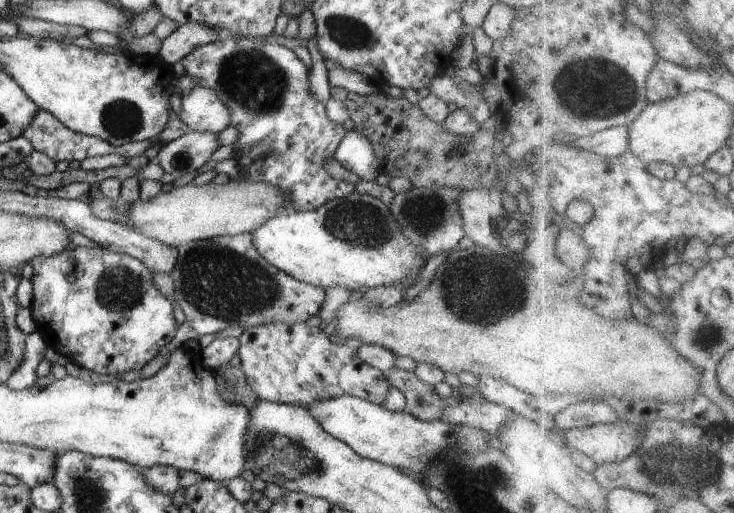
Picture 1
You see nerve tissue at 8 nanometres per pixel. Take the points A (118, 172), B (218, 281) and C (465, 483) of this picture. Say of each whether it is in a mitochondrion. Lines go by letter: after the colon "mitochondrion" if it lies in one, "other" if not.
A: other
B: mitochondrion
C: mitochondrion

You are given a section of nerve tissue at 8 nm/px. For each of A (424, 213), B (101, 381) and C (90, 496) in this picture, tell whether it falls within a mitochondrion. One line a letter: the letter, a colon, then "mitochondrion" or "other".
A: mitochondrion
B: other
C: mitochondrion

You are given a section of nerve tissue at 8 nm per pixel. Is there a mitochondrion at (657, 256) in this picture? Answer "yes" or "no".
no

